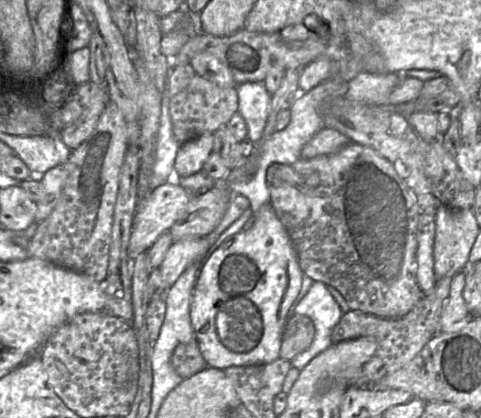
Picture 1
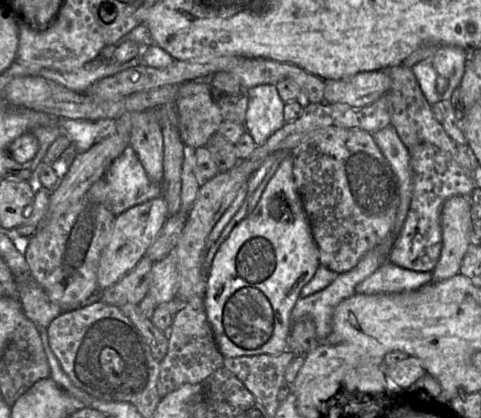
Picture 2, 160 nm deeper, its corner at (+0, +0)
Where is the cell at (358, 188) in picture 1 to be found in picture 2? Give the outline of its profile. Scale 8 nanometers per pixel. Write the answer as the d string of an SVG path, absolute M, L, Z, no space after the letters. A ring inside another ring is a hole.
M328 126L318 129L309 134L299 145L293 148L290 152L290 156L293 160L294 181L301 196L303 207L311 226L314 241L319 250L320 265L323 265L338 274L350 271L359 263L367 252L382 244L389 237L392 231L400 204L400 188L396 174L393 172L389 162L377 146L372 134L358 128Z

